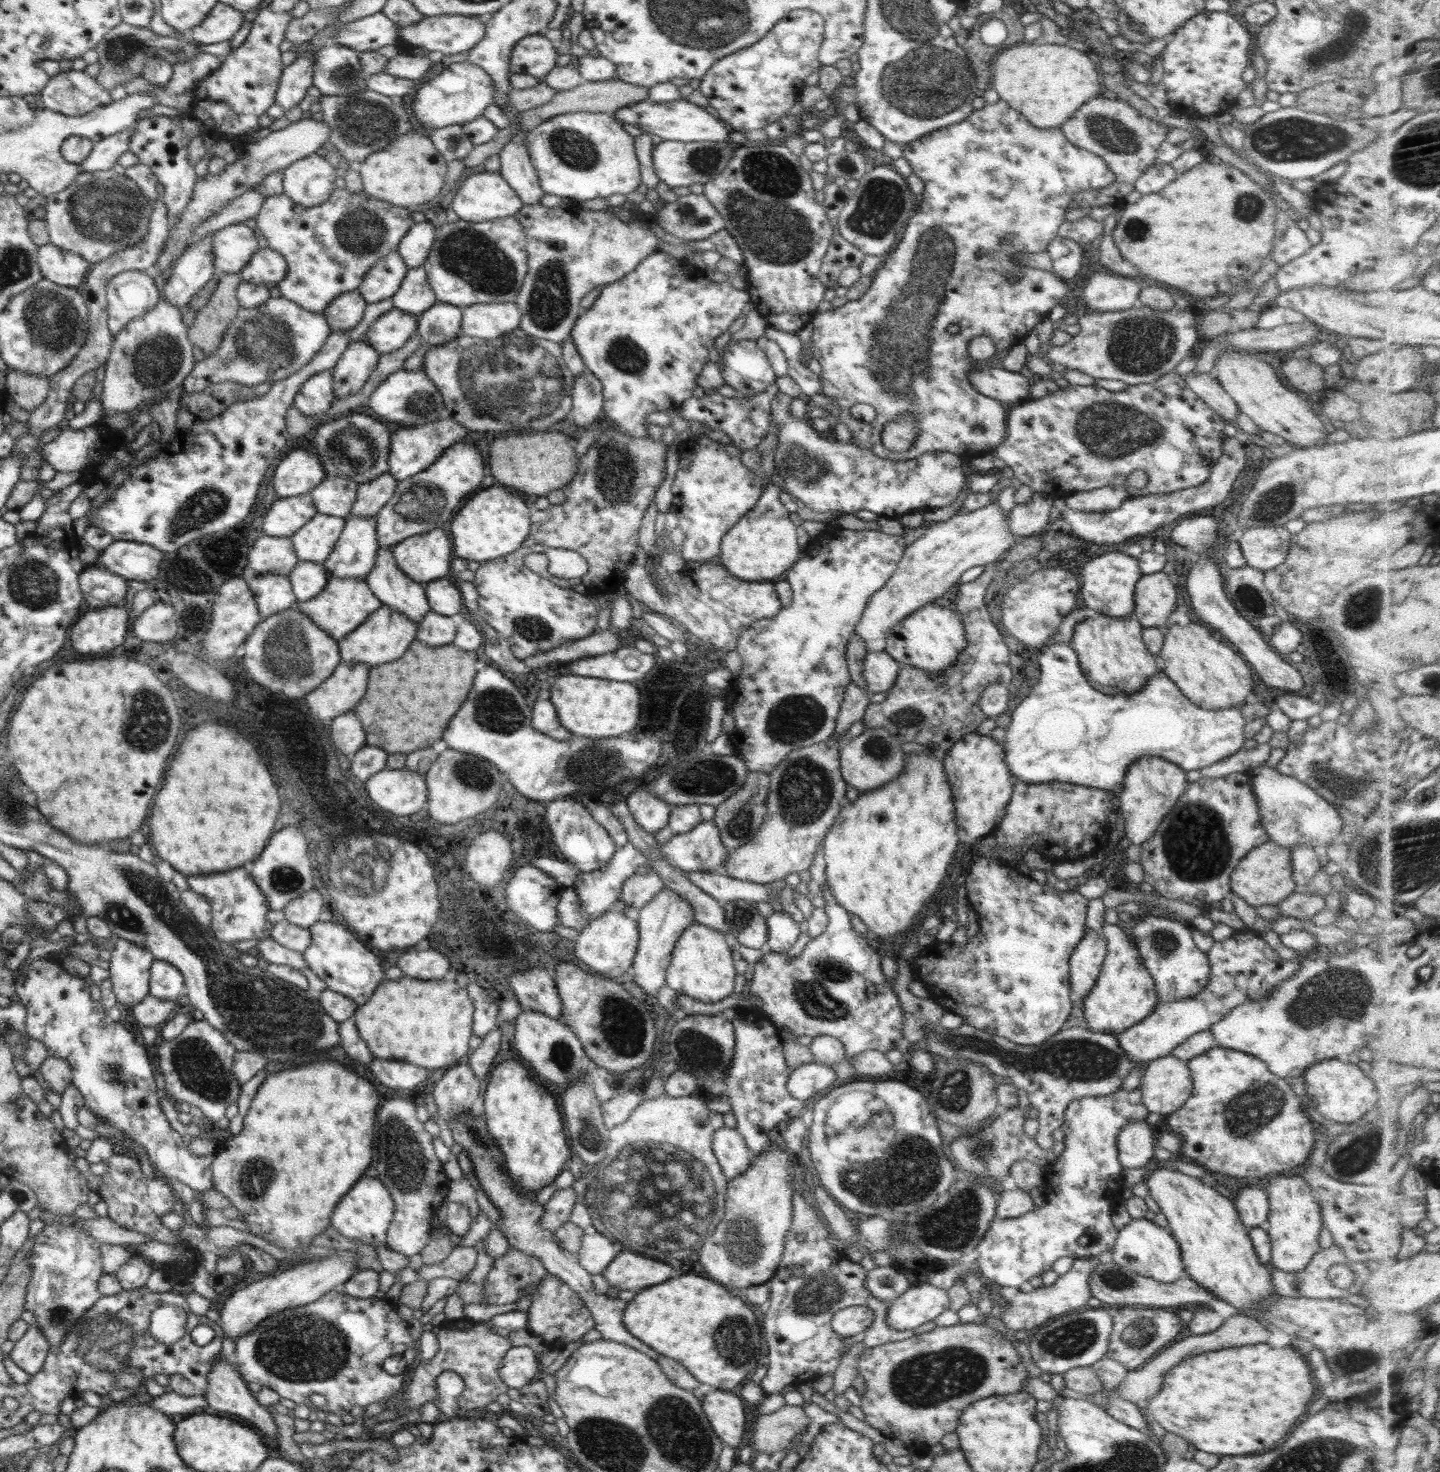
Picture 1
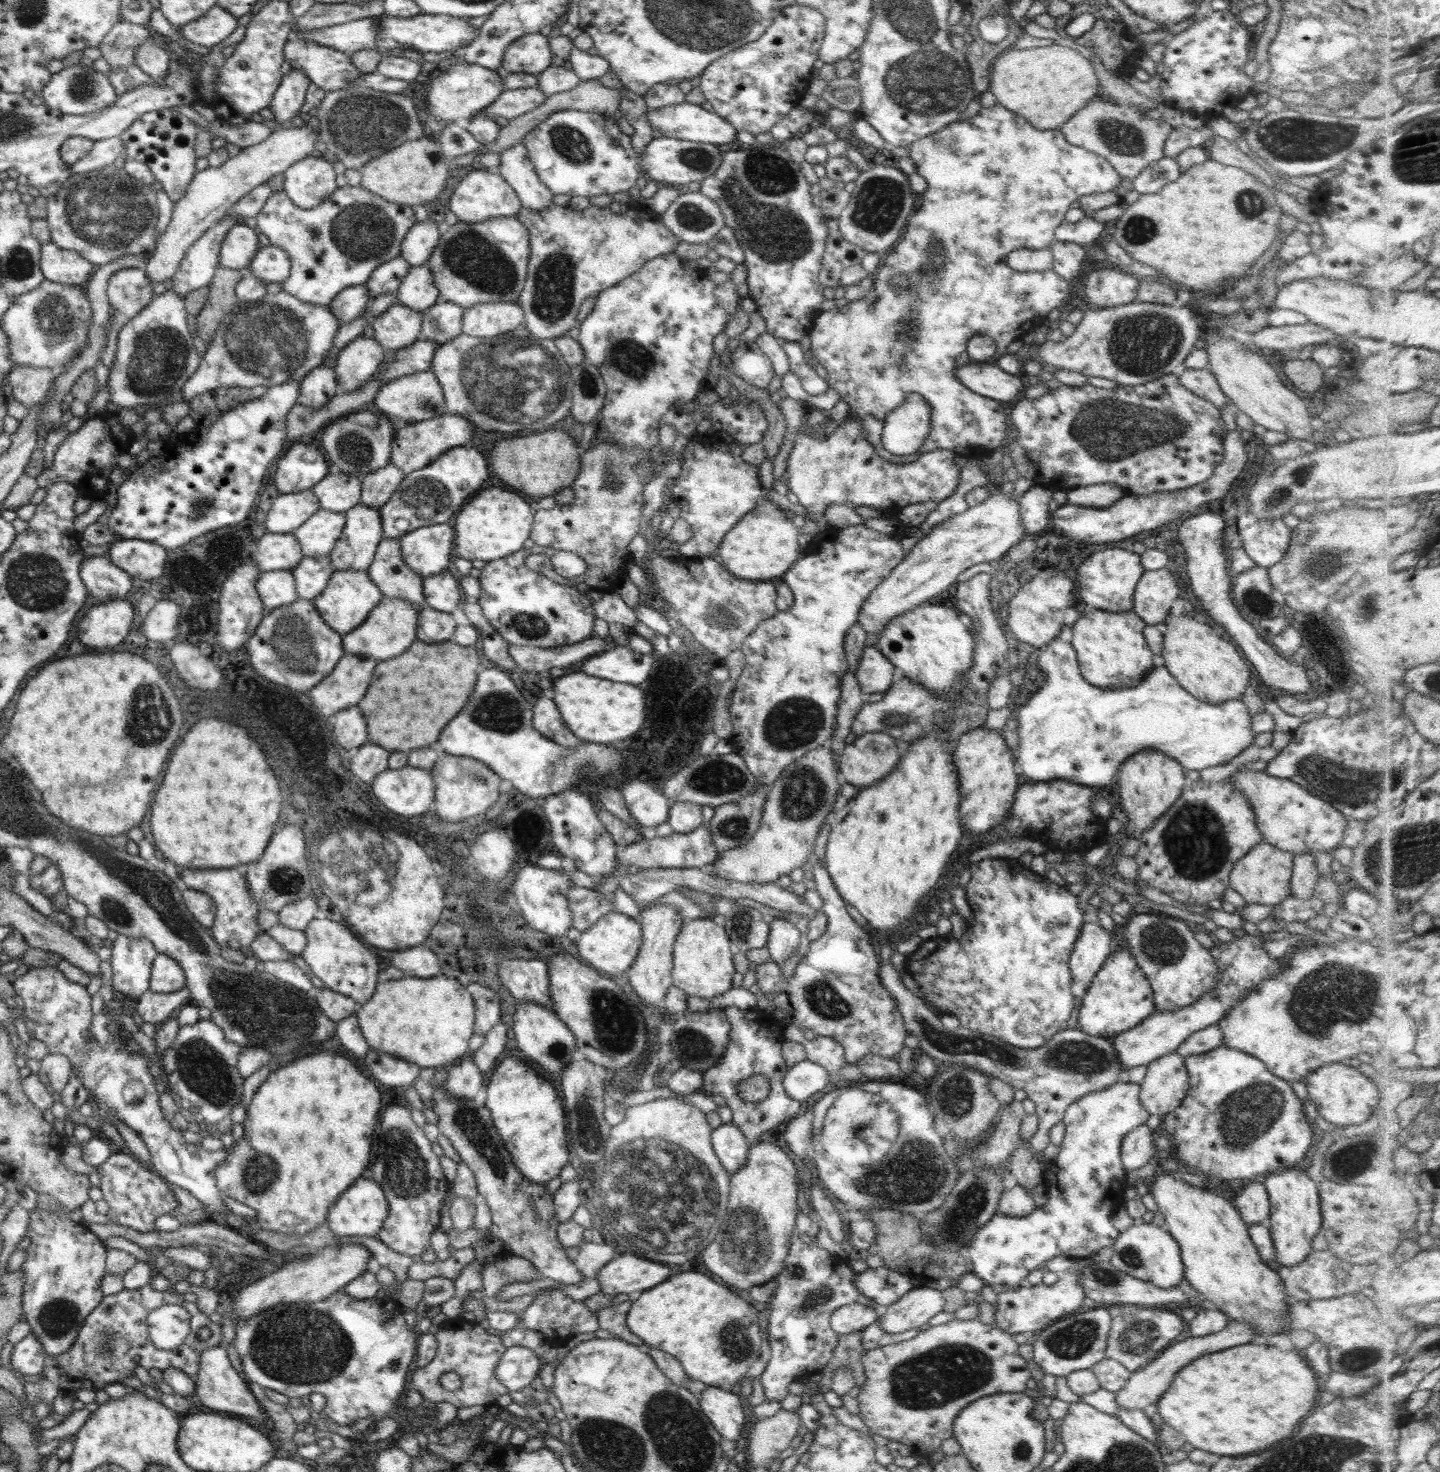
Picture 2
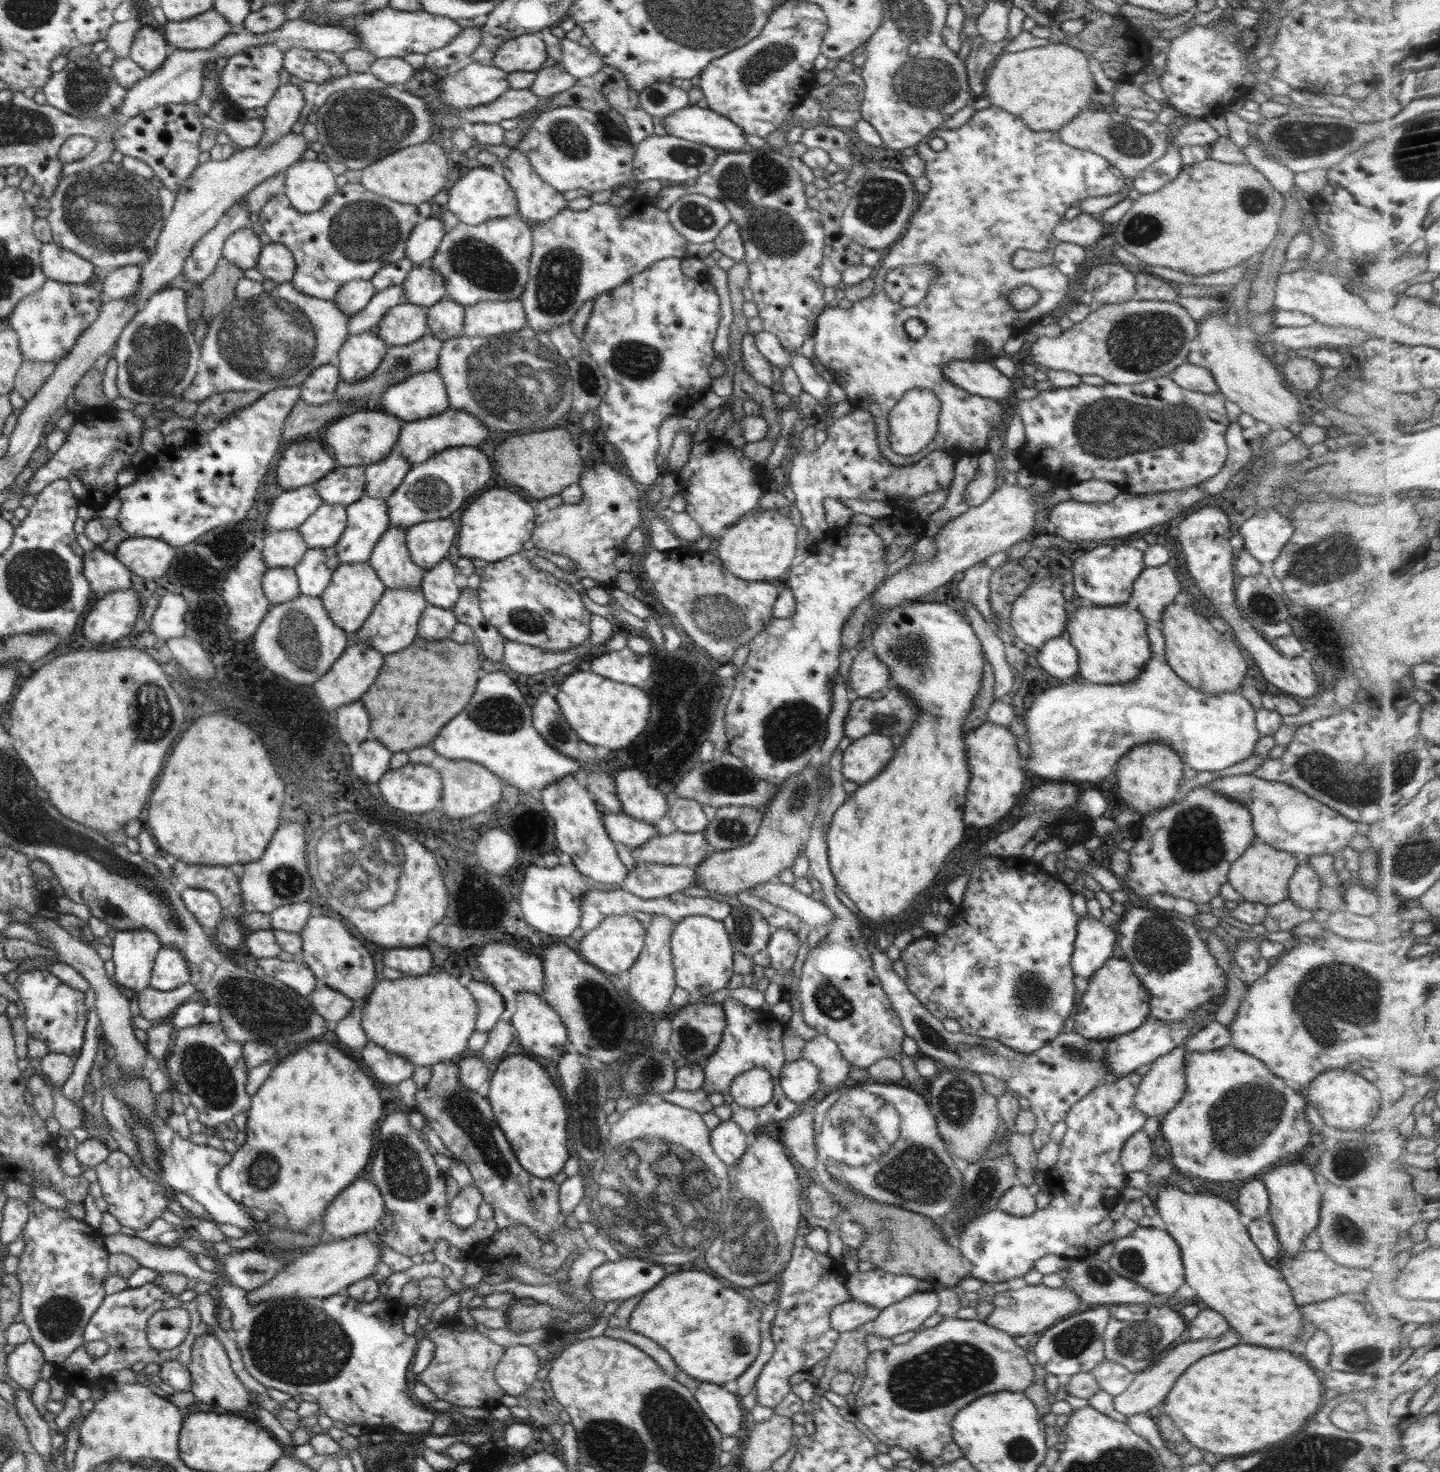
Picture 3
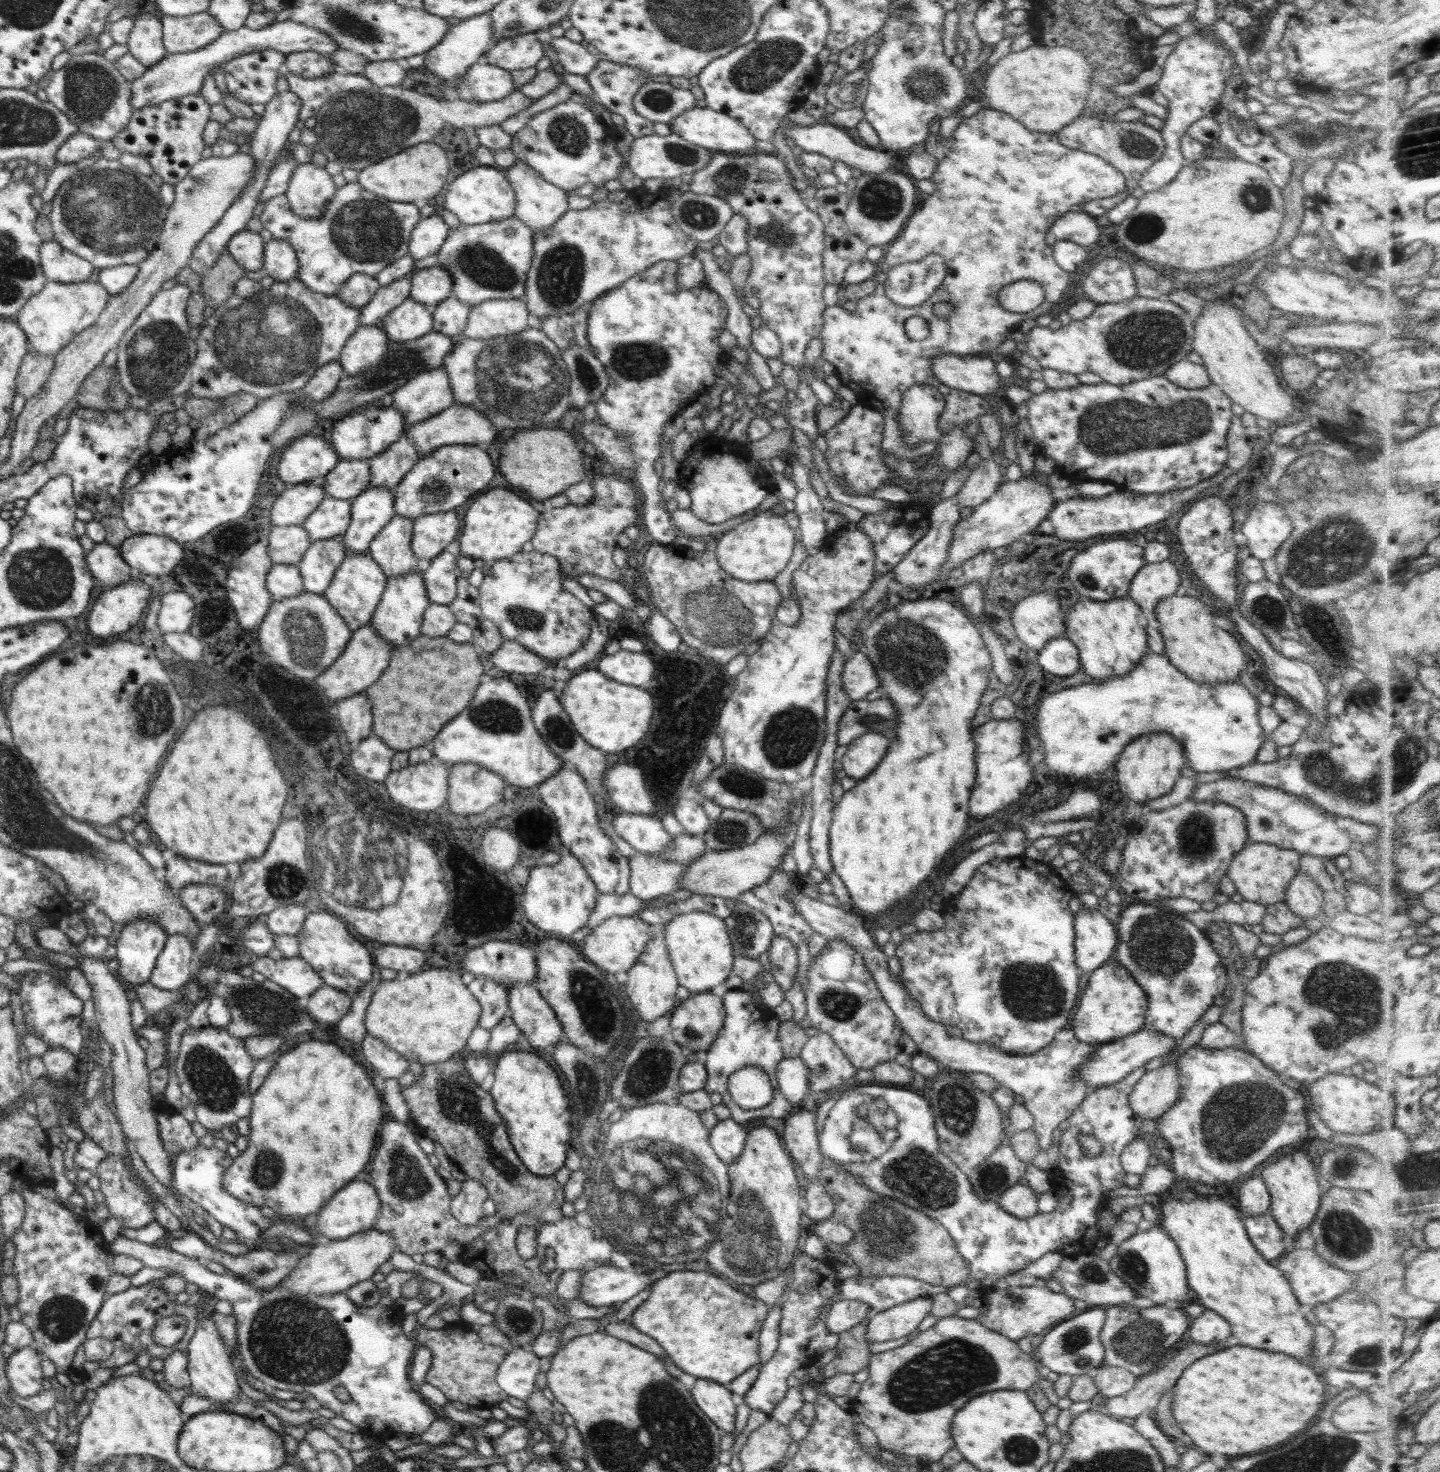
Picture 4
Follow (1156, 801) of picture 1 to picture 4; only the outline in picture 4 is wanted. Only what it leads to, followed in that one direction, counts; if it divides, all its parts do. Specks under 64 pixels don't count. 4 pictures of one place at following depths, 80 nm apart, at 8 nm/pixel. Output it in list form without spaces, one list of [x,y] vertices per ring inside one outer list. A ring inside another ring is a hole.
[[[1150,733],[1131,740],[1118,755],[1114,764],[1118,774],[1120,792],[1128,796],[1131,803],[1141,806],[1146,801],[1163,797],[1175,785],[1178,777],[1185,773],[1183,746],[1168,733]]]

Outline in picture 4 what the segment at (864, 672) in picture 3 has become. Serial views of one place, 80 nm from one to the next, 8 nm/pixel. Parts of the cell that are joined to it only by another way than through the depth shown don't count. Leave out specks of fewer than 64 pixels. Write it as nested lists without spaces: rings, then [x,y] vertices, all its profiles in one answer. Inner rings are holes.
[[[859,650],[845,661],[841,674],[844,692],[853,701],[866,699],[866,695],[881,684],[872,661]]]

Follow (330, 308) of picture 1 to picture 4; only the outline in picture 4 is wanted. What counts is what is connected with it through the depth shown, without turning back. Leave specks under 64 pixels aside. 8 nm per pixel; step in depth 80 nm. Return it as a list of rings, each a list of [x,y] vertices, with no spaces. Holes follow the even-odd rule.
[[[353,274],[343,285],[340,286],[337,294],[342,302],[359,309],[366,306],[376,291],[381,287],[376,277],[369,277],[367,274]]]

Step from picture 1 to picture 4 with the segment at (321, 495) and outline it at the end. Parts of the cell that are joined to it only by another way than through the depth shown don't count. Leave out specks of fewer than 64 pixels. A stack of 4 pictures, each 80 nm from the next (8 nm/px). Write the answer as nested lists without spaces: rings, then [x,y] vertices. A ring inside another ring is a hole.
[[[339,460],[336,467],[330,470],[319,483],[324,487],[327,496],[352,500],[369,486],[370,468],[368,468],[368,461]]]

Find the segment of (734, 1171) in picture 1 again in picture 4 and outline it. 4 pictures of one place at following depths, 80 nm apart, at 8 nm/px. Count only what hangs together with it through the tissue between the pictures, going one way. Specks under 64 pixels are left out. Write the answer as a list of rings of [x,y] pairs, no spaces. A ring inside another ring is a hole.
[[[731,1118],[718,1121],[709,1130],[709,1143],[718,1158],[729,1165],[740,1156],[744,1150],[747,1130]]]

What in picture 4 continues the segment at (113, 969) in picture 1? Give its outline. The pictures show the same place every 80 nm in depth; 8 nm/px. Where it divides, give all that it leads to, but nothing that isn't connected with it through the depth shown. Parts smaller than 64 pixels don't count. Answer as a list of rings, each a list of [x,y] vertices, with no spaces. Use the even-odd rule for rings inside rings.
[[[138,918],[138,920],[128,922],[126,926],[118,928],[118,933],[120,936],[118,936],[115,947],[119,966],[116,975],[125,986],[135,988],[149,981],[158,957],[164,949],[167,937],[164,930],[156,922],[146,920],[146,918]]]

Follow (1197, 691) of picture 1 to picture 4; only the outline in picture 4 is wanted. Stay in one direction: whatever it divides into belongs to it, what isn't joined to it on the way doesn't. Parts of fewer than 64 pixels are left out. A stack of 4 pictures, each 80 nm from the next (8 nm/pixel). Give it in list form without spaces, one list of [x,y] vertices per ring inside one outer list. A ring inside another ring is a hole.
[[[1174,593],[1158,601],[1155,616],[1161,624],[1159,631],[1163,636],[1165,655],[1188,678],[1201,685],[1215,685],[1239,679],[1238,676],[1247,663],[1244,650],[1235,636],[1214,623],[1215,614],[1208,605],[1197,597],[1178,596]]]

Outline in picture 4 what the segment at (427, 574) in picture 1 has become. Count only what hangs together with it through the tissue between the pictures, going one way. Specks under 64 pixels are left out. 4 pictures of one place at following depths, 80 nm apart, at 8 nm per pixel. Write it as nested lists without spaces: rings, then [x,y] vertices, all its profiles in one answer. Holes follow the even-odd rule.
[[[455,509],[423,514],[413,520],[410,546],[416,558],[432,561],[452,543],[460,529]]]

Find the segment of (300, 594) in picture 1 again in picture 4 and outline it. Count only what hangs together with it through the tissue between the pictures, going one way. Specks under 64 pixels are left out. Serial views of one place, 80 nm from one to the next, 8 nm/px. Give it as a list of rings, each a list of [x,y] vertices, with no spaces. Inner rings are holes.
[[[344,535],[311,542],[304,557],[298,564],[304,591],[323,594],[333,579],[334,573],[346,557],[344,550]]]

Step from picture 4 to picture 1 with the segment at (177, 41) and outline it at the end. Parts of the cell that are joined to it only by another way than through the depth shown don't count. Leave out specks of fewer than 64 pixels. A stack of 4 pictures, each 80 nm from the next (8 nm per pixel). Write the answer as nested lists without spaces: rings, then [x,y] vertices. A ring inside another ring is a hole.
[[[218,2],[198,26],[190,30],[191,40],[201,44],[214,44],[231,40],[244,22],[243,14],[222,2]]]

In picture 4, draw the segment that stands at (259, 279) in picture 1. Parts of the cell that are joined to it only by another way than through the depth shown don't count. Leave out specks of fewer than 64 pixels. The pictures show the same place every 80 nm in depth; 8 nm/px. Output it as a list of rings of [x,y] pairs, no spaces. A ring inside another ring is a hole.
[[[271,239],[264,245],[263,268],[275,281],[289,281],[299,274],[295,250],[286,241]]]

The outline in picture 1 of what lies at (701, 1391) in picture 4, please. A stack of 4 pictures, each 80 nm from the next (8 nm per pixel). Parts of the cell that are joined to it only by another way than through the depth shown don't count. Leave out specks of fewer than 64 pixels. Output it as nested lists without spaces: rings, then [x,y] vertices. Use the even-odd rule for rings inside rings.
[[[714,1389],[701,1398],[703,1412],[722,1444],[736,1449],[746,1426],[743,1401],[730,1391]]]

